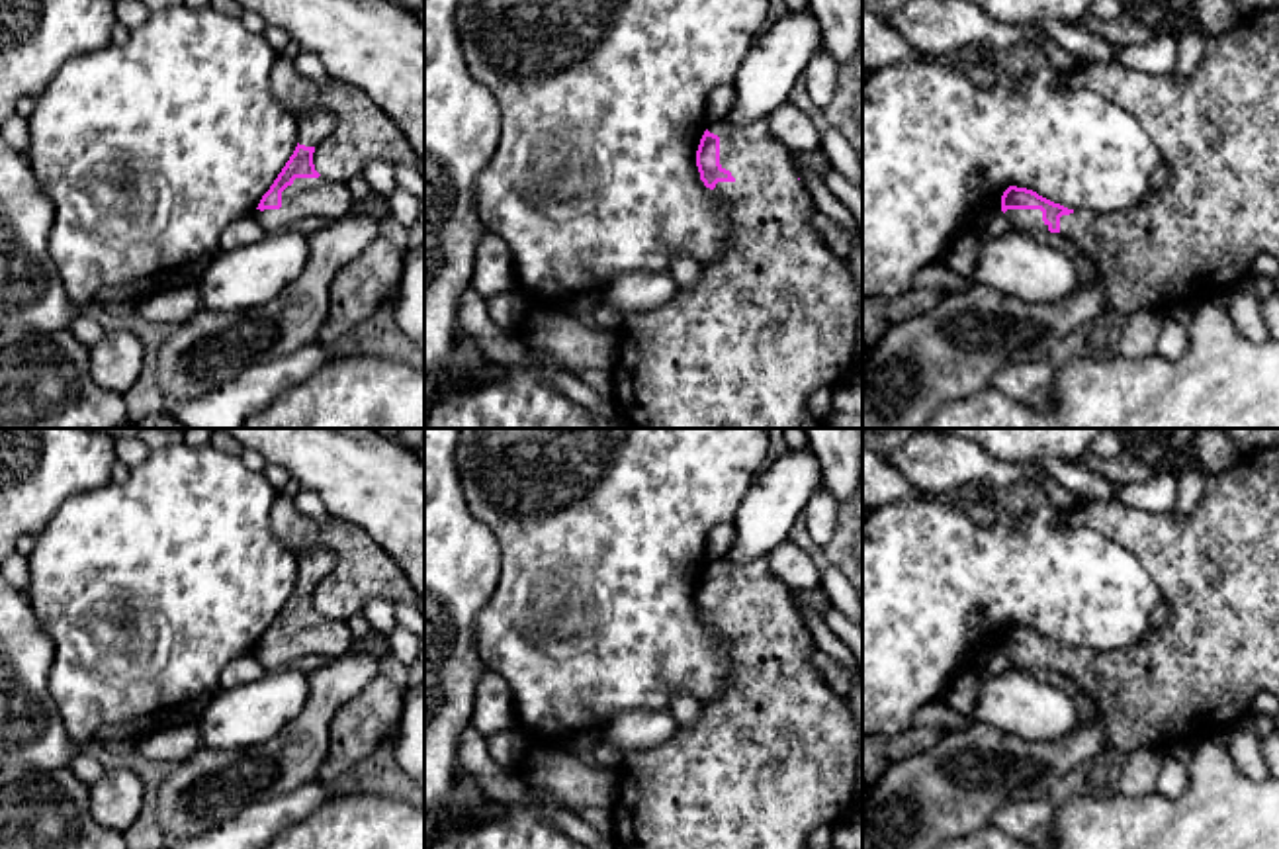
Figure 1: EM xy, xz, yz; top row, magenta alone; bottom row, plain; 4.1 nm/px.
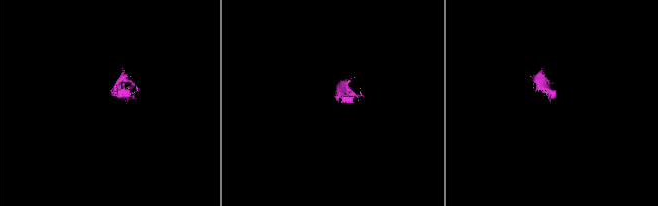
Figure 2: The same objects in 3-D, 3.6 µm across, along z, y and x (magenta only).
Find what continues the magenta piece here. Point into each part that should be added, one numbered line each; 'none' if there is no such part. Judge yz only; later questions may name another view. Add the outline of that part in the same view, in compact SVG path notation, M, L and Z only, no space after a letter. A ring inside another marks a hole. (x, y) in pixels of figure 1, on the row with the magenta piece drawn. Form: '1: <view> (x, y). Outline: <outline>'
1: yz (1029, 222). Outline: M1007 209L1005 215L1019 231L1027 235L1048 231L1040 209Z

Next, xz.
1: xz (775, 315). Outline: M728 119L708 123L706 129L720 137L720 164L729 170L733 182L718 182L714 194L728 203L731 223L731 243L712 262L702 264L702 274L692 288L679 288L663 305L630 315L620 323L620 344L612 366L614 403L622 417L634 428L827 428L825 421L810 411L808 399L819 385L837 385L855 376L857 329L862 321L862 290L855 282L845 258L833 254L812 225L817 211L808 186L798 178L792 166L790 151L778 143L769 119L757 119L745 125L733 125Z

